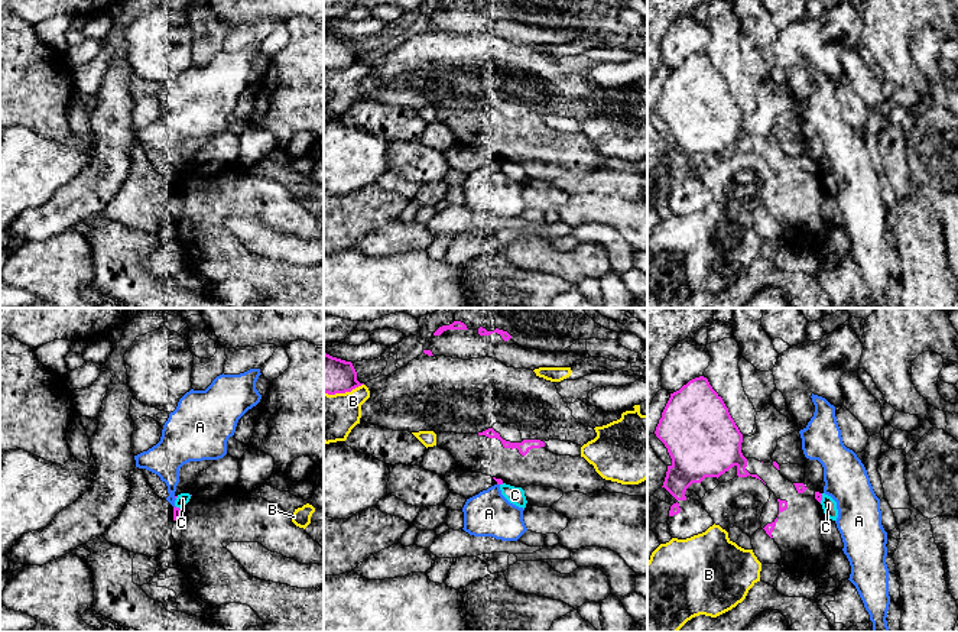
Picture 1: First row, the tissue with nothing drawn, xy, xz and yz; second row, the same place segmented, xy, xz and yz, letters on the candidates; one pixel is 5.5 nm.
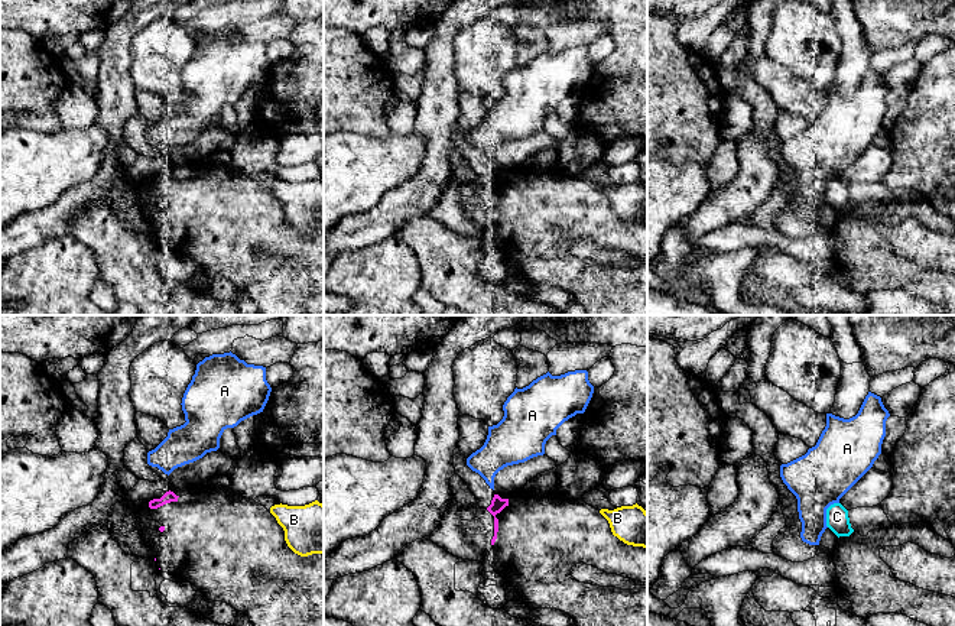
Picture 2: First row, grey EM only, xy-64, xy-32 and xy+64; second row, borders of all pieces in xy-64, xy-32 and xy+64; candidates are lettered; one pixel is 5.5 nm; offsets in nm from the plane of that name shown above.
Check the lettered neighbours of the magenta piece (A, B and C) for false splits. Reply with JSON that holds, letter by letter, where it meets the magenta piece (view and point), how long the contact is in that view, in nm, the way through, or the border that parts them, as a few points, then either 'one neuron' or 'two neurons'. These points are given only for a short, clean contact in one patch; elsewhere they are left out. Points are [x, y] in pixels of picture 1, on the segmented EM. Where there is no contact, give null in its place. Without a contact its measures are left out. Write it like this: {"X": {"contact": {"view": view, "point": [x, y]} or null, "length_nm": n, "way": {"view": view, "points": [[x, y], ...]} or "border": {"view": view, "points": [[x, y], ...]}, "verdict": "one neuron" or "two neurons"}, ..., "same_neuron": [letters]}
{"A": {"contact": null, "verdict": "two neurons"}, "B": {"contact": {"view": "xz", "point": [343, 392]}, "length_nm": 220, "verdict": "two neurons"}, "C": {"contact": {"view": "yz", "point": [821, 498]}, "length_nm": 60, "verdict": "two neurons"}, "same_neuron": []}

